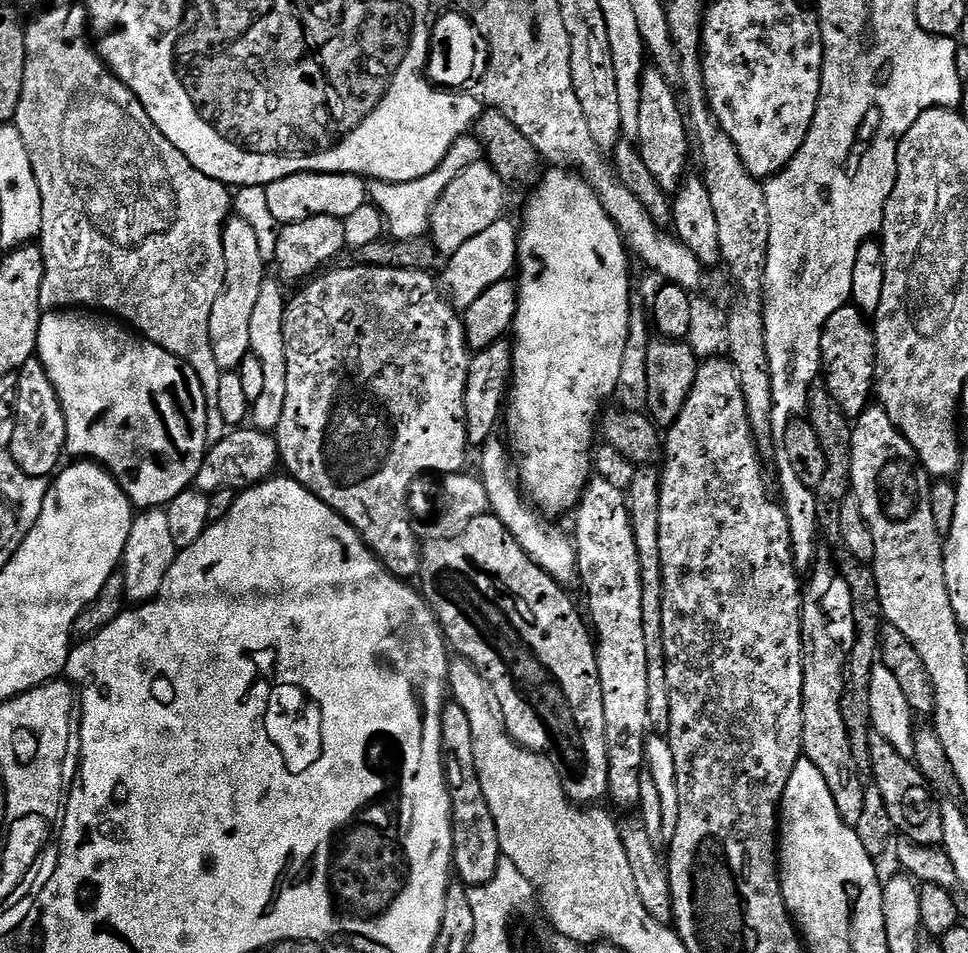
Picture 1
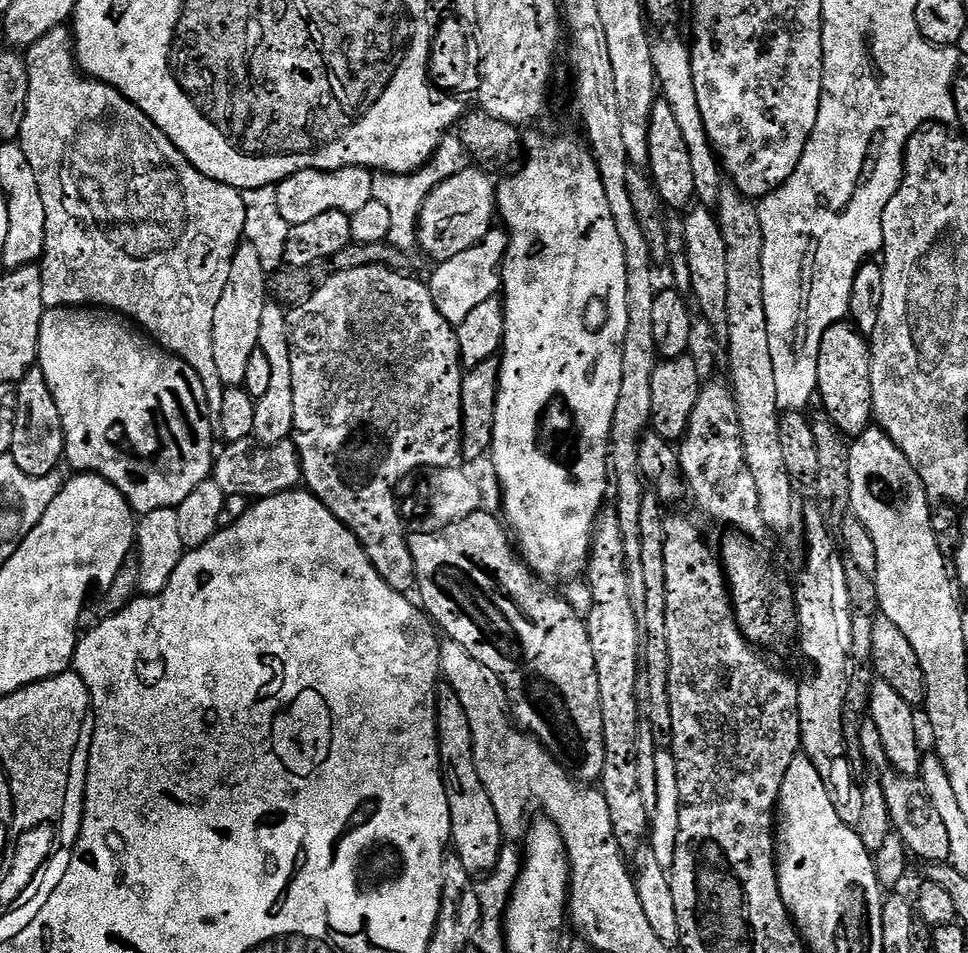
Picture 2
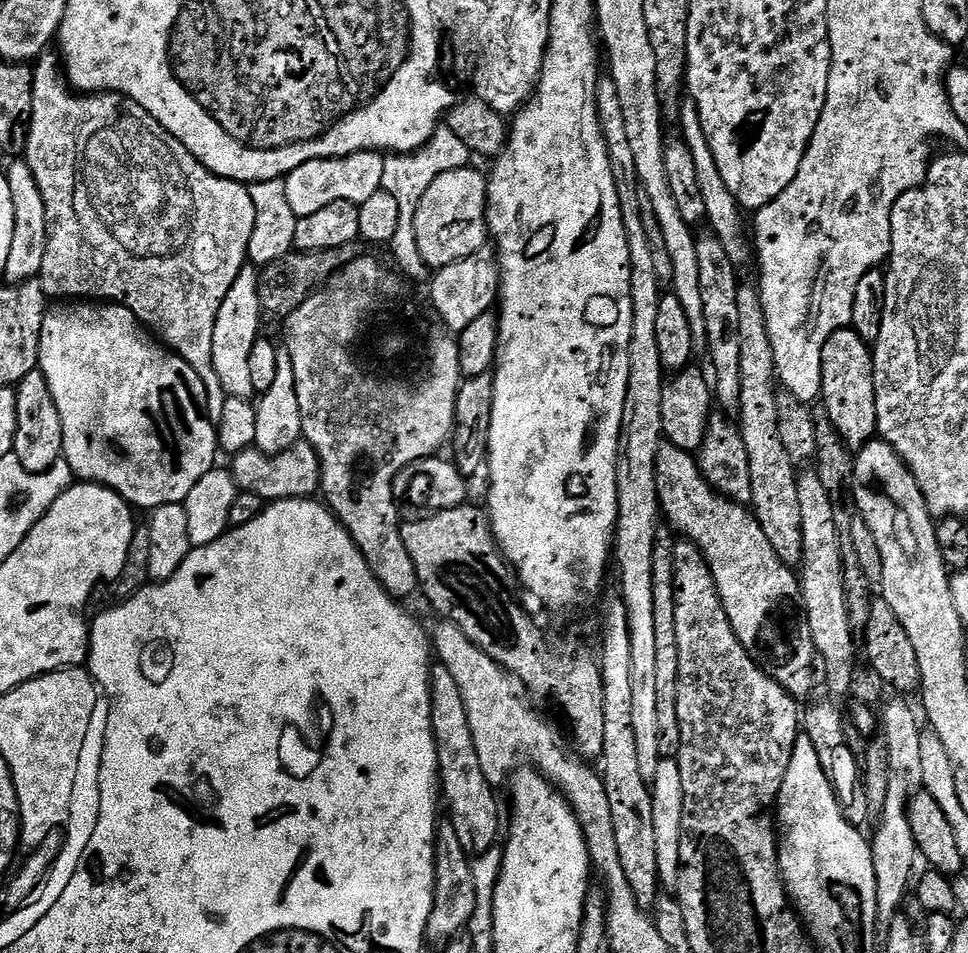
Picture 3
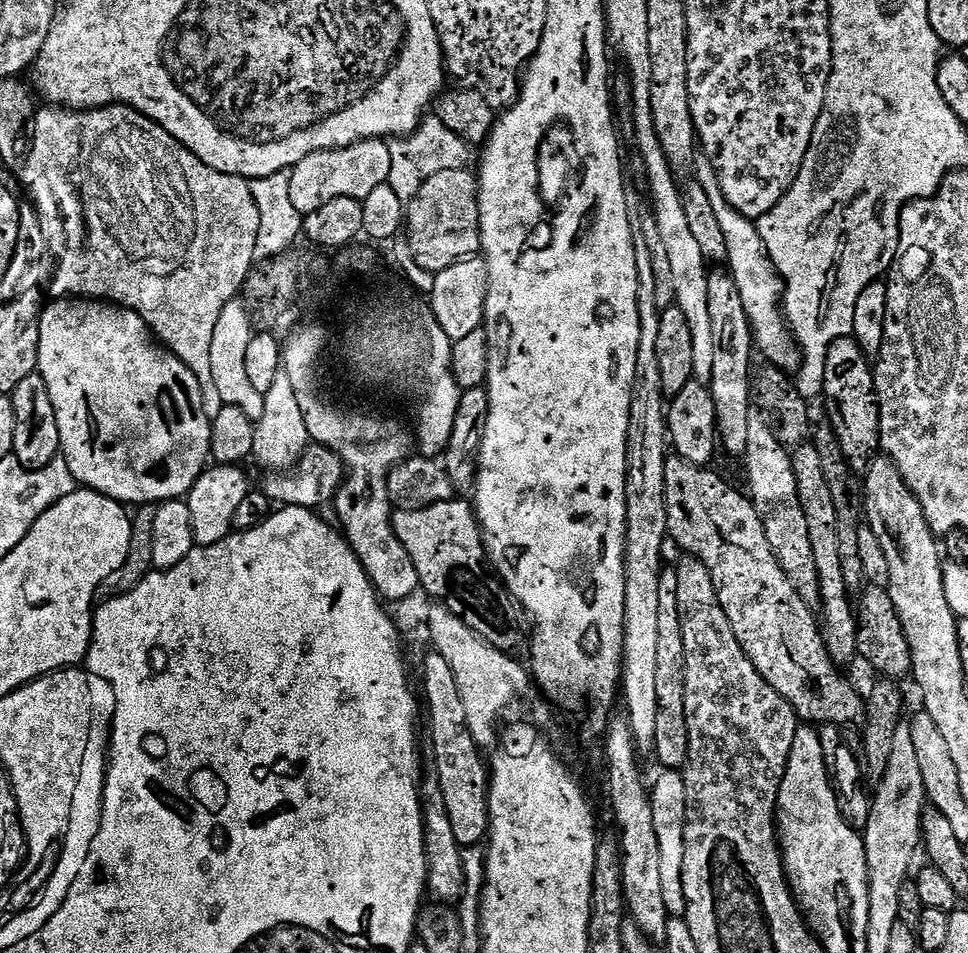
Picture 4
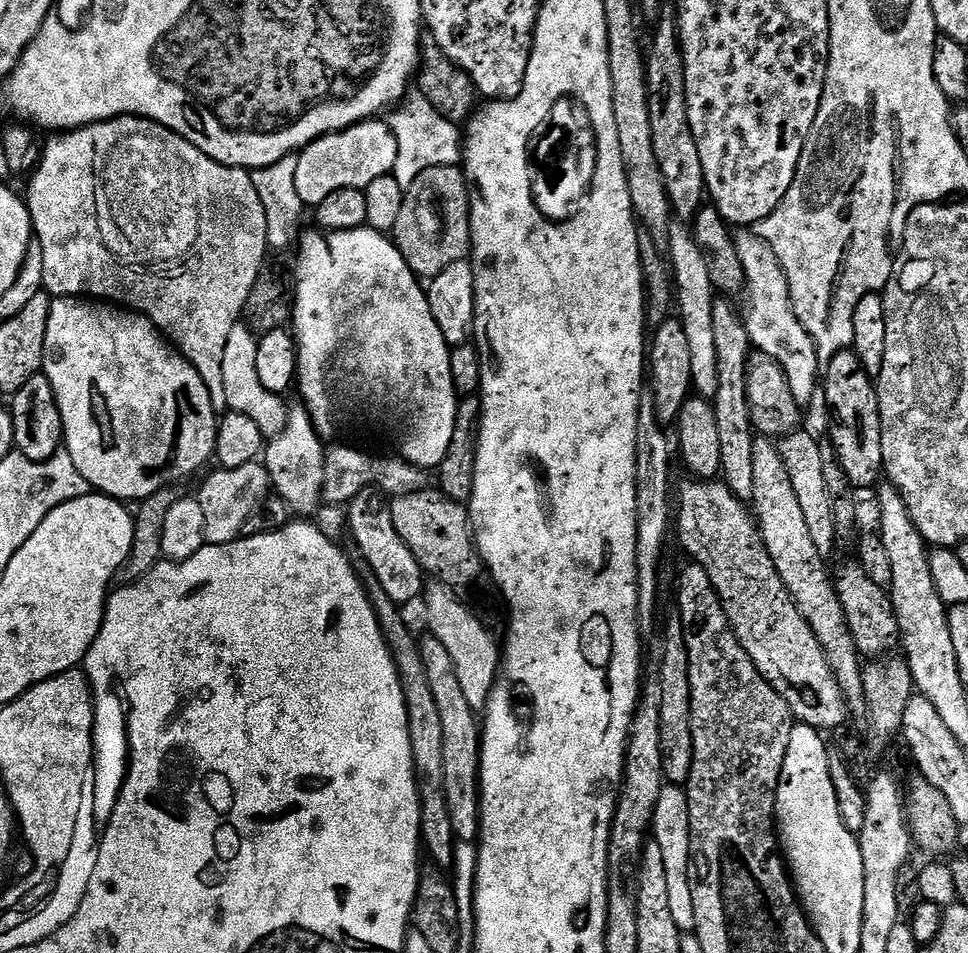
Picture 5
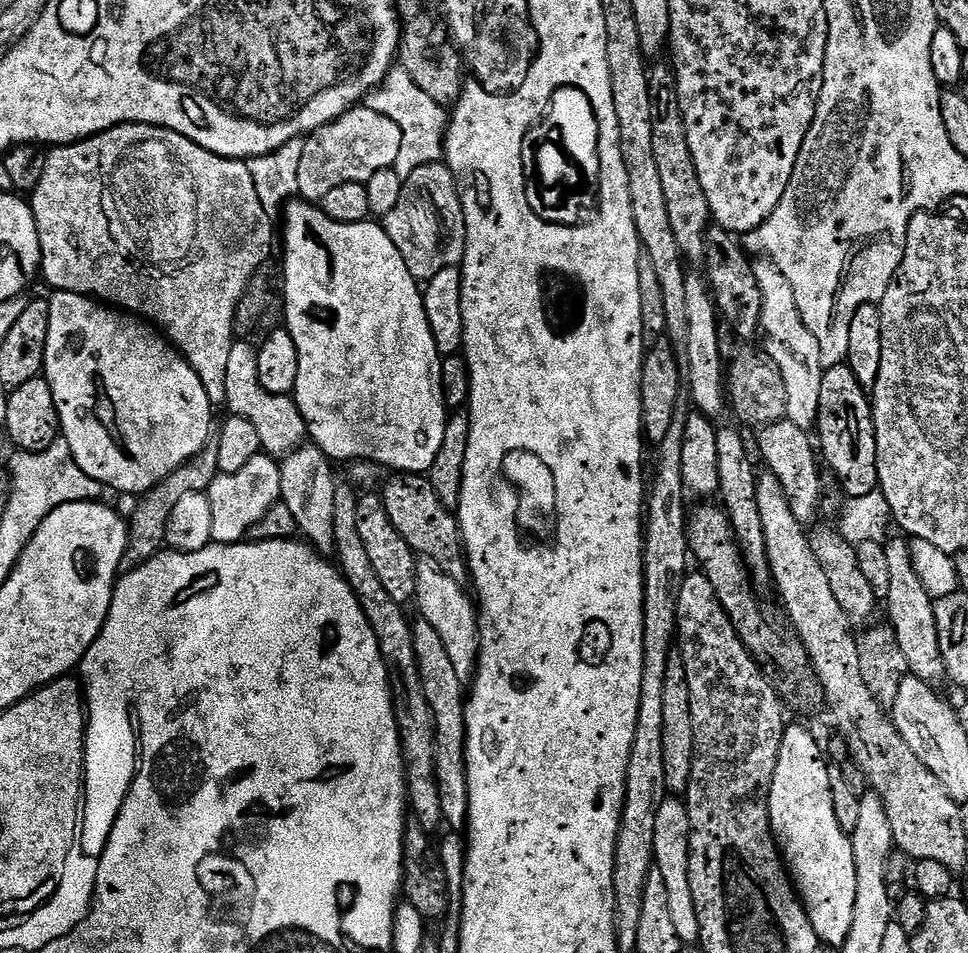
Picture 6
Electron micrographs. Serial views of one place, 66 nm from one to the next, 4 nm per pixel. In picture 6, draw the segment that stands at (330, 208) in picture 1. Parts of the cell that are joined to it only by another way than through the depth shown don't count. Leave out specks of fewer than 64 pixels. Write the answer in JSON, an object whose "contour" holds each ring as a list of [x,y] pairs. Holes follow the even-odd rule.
{"contour":[[[366,106],[351,108],[349,112],[342,114],[337,120],[330,121],[305,139],[305,150],[298,169],[299,195],[309,202],[319,202],[326,198],[330,190],[343,186],[345,182],[365,183],[382,170],[395,169],[398,150],[402,150],[402,130],[398,130],[396,122],[390,122],[386,114],[378,114]]]}

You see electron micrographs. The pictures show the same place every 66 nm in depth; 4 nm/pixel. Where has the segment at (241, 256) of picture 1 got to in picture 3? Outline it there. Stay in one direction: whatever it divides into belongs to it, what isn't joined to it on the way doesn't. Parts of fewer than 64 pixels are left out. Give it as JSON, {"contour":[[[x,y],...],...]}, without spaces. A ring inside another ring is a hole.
{"contour":[[[255,267],[243,268],[238,278],[234,278],[234,286],[230,286],[230,294],[226,294],[214,322],[214,371],[218,373],[218,382],[222,382],[225,397],[252,400],[257,395],[250,379],[250,350],[254,350],[254,342],[261,335],[259,281],[260,274]]]}

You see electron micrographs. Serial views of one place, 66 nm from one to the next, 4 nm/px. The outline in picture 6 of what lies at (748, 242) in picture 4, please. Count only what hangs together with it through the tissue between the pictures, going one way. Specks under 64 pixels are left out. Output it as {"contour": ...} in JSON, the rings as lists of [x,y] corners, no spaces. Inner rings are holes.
{"contour":[[[761,260],[761,264],[755,265],[755,270],[758,290],[762,290],[760,332],[765,336],[762,347],[770,354],[770,358],[774,358],[774,366],[782,370],[782,382],[786,386],[786,419],[794,422],[794,426],[802,431],[811,433],[820,413],[825,370],[818,338],[814,338],[814,334],[810,334],[810,330],[804,325],[798,302],[794,298],[794,286],[790,286],[786,274],[782,274],[771,260]]]}

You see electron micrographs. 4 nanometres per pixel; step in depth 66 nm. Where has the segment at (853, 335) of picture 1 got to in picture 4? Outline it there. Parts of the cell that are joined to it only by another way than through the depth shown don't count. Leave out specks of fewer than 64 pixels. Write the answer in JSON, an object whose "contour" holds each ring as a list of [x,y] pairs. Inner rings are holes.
{"contour":[[[851,336],[838,338],[828,347],[823,400],[828,407],[827,423],[832,425],[834,434],[842,446],[842,454],[853,469],[867,469],[873,457],[881,451],[880,401],[876,398],[873,365]]]}

